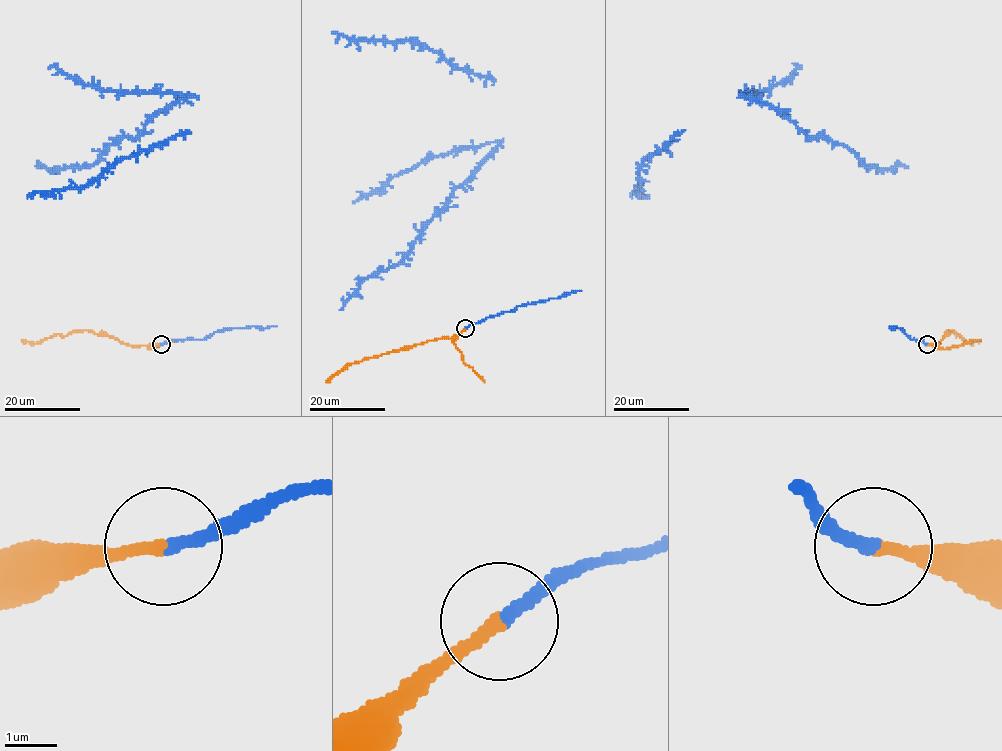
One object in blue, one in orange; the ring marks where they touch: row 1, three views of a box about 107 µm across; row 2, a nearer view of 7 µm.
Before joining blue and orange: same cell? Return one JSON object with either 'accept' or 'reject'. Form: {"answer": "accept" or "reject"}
{"answer": "accept"}

